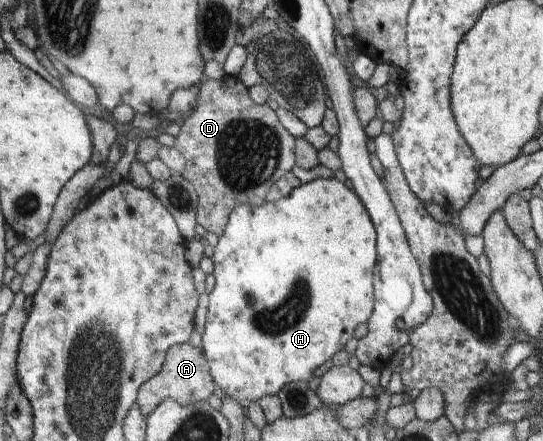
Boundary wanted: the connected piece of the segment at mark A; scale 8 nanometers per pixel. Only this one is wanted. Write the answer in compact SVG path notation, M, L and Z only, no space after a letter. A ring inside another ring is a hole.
M189 343L176 344L165 353L161 371L140 388L136 406L143 416L149 416L165 399L173 399L181 406L195 405L195 403L207 401L215 388L207 359L202 351Z

